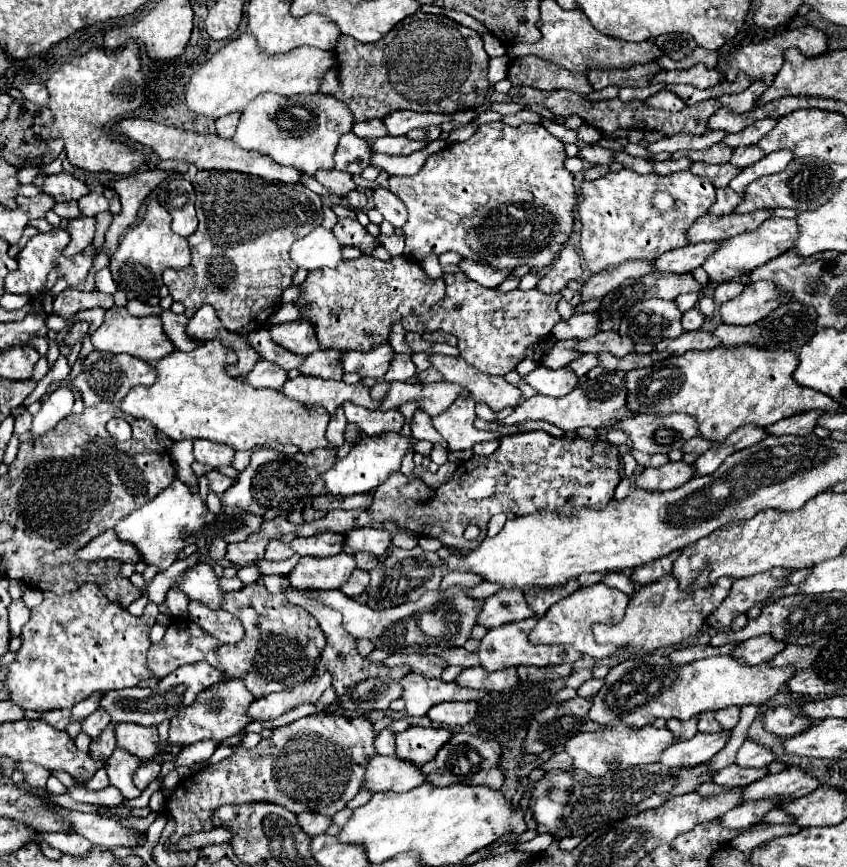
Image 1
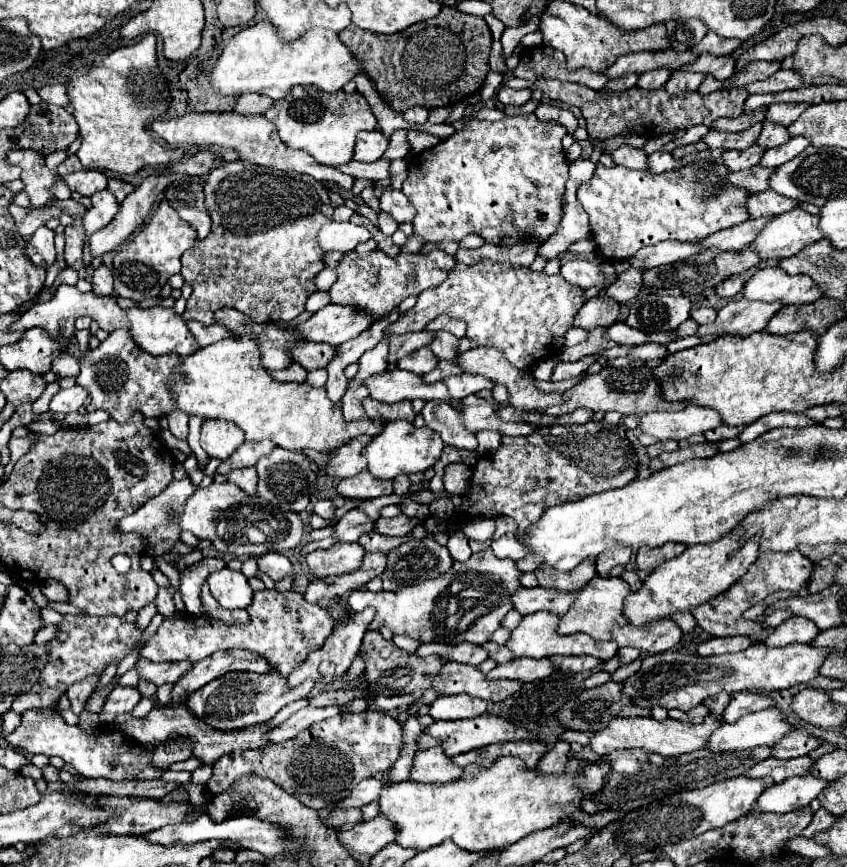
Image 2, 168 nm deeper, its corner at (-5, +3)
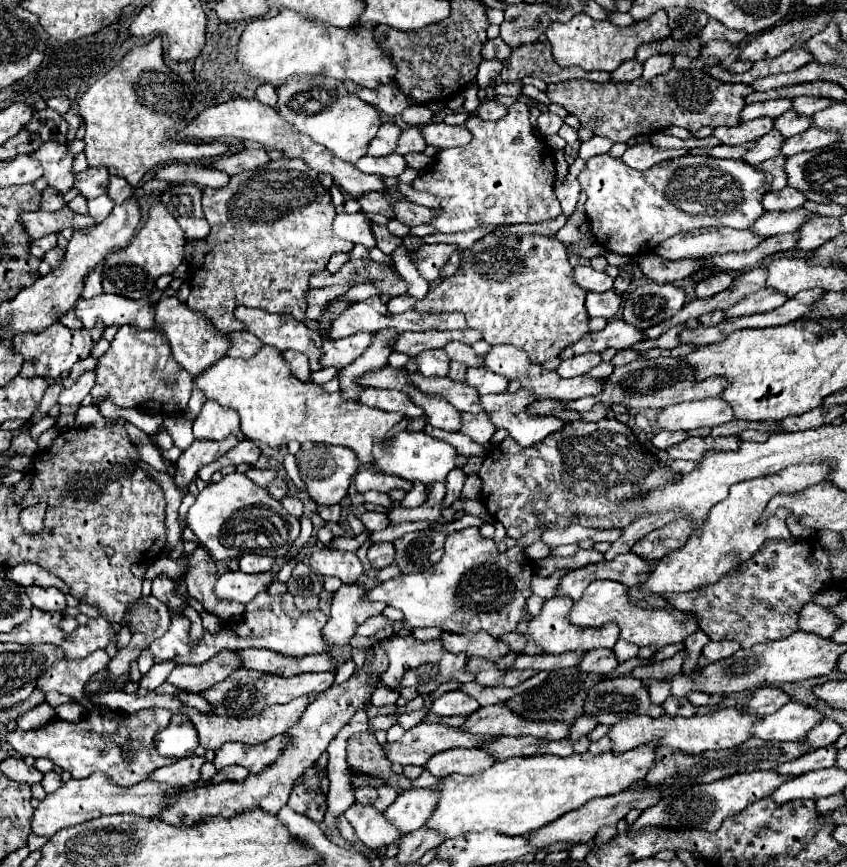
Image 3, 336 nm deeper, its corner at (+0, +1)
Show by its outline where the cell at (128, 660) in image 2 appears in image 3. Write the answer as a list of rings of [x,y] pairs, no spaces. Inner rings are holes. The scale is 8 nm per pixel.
[[[41,702],[39,706],[31,708],[27,714],[17,718],[17,726],[23,728],[23,730],[35,730],[35,728],[41,728],[55,718],[57,718],[55,708],[49,702]]]

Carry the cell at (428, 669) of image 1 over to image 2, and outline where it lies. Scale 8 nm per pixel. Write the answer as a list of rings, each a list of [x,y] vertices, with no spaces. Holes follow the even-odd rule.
[[[428,642],[422,644],[416,652],[418,656],[430,656],[436,654],[440,658],[444,658],[446,662],[462,662],[462,664],[470,664],[470,666],[478,666],[488,658],[486,648],[476,646],[476,644],[444,644],[444,642]]]

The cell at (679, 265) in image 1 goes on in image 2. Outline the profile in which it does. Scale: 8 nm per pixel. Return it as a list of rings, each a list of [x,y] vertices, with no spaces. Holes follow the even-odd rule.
[[[762,216],[758,220],[746,220],[742,224],[736,224],[734,228],[716,232],[712,236],[708,236],[702,244],[704,248],[720,248],[720,250],[742,250],[746,248],[746,244],[752,244],[758,236],[758,232],[762,232],[762,228],[772,220],[774,216]]]

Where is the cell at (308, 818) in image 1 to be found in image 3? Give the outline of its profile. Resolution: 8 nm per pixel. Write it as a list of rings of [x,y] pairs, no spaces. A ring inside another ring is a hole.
[[[355,802],[345,810],[345,818],[355,828],[357,838],[373,850],[401,838],[401,834],[397,834],[397,830],[393,830],[393,826],[385,822],[385,816],[377,812],[373,806],[363,806]]]

